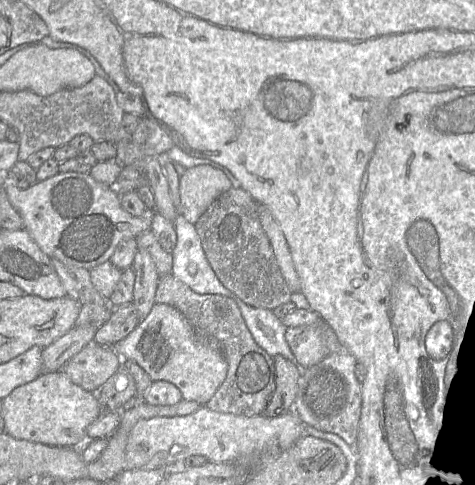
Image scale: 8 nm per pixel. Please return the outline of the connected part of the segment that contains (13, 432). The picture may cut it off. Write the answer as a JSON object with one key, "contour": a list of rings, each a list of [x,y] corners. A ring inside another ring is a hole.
{"contour":[[[62,370],[41,373],[33,381],[16,387],[2,402],[5,432],[12,437],[79,451],[89,443],[87,427],[102,412],[96,393],[73,383]]]}

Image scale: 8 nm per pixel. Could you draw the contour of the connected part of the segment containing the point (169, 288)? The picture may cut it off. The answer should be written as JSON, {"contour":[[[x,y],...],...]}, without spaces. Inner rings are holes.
{"contour":[[[172,274],[160,276],[155,302],[178,309],[198,334],[217,346],[227,361],[225,380],[205,406],[213,411],[235,415],[264,415],[275,390],[274,361],[254,340],[236,302],[221,294],[199,294]]]}

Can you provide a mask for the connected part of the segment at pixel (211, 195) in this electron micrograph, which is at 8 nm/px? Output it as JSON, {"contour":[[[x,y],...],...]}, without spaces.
{"contour":[[[208,165],[186,169],[180,177],[179,215],[193,225],[221,194],[232,188],[227,176]]]}

